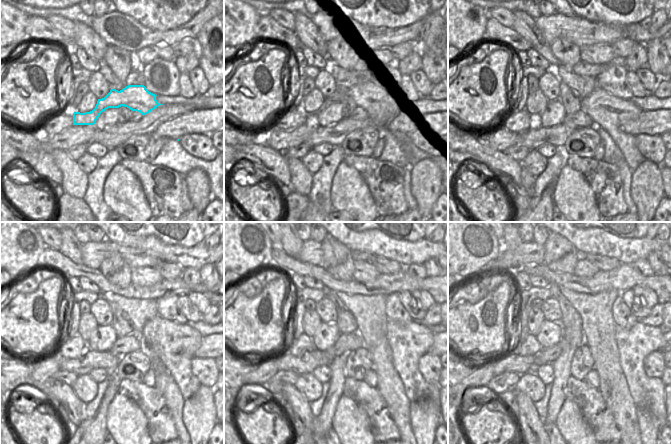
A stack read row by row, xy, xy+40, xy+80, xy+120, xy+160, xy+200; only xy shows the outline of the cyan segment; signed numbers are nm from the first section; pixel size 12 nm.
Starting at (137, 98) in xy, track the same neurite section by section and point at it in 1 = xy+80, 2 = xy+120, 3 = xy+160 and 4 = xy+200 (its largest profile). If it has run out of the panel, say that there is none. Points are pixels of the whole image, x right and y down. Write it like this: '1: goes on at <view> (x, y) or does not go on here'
1: goes on at xy+80 (609, 112)
2: goes on at xy+120 (179, 342)
3: goes on at xy+160 (408, 342)
4: goes on at xy+200 (634, 345)

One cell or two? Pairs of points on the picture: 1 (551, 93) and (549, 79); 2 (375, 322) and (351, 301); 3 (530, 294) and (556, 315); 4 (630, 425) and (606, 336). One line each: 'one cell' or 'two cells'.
1: one cell
2: one cell
3: two cells
4: one cell

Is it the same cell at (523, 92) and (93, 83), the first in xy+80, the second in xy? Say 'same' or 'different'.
different

